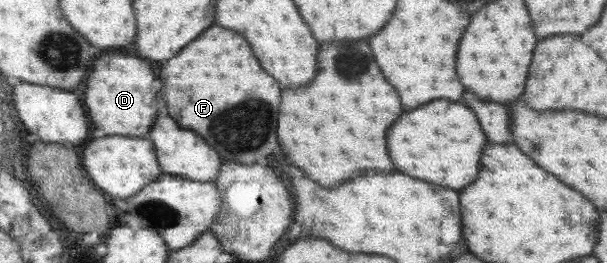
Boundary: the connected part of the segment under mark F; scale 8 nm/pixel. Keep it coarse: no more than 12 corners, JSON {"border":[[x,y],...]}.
{"border":[[213,27],[161,67],[169,113],[225,163],[265,163],[279,83]]}

